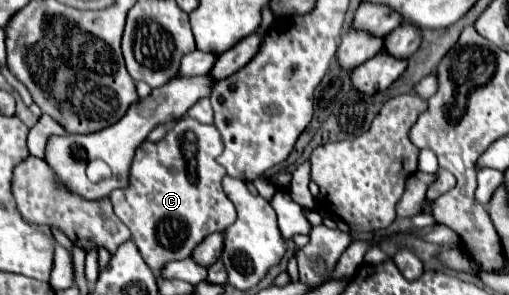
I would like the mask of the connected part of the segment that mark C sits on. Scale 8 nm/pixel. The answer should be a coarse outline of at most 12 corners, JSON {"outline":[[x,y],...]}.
{"outline":[[220,134],[144,140],[114,214],[162,270],[236,220]]}

